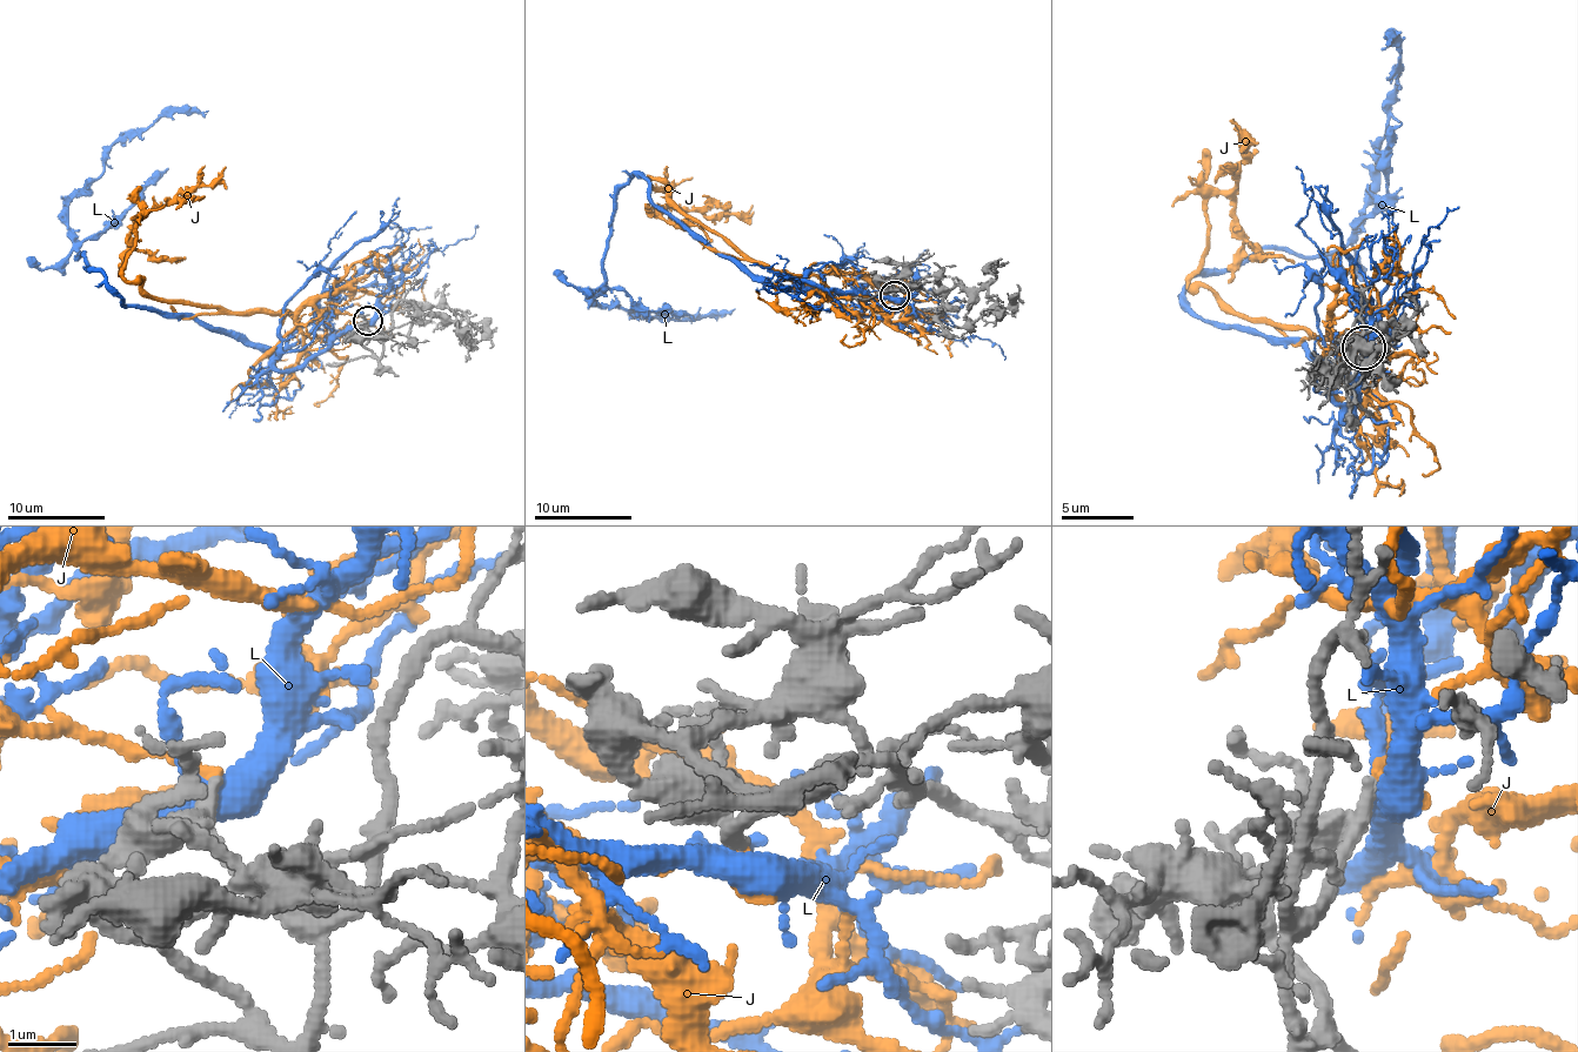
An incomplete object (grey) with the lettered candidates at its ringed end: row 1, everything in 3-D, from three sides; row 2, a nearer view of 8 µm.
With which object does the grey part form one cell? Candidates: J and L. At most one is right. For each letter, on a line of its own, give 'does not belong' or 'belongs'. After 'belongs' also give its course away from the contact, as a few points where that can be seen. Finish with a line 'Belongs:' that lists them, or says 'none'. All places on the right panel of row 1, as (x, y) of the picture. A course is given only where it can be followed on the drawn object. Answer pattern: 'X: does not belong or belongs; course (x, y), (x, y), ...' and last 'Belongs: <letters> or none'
J: does not belong
L: does not belong
Belongs: none

